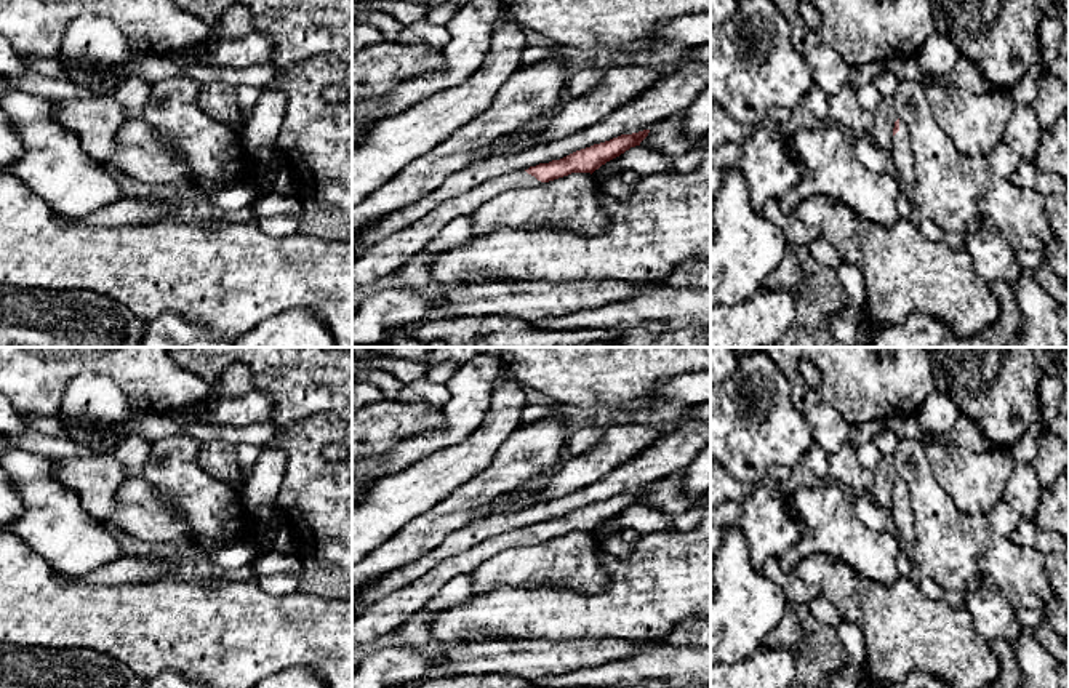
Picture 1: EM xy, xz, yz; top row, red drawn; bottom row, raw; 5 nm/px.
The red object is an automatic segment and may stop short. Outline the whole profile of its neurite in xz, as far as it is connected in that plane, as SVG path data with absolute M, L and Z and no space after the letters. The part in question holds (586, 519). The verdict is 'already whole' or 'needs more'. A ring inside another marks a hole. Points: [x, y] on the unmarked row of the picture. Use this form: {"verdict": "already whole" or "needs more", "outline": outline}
{"verdict": "needs more", "outline": "M650 488L632 493L621 493L610 499L576 509L560 518L539 522L525 530L488 538L470 550L440 562L422 578L402 590L390 592L379 602L370 605L362 614L352 619L352 645L363 645L395 630L453 578L470 573L483 560L498 555L510 547L533 546L571 531L594 531L607 520L619 515L631 506L640 504Z"}

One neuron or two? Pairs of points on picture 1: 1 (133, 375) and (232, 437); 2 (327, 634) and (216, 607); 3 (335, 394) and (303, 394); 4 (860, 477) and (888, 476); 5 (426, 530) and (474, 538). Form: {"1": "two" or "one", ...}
{"1": "two", "2": "one", "3": "one", "4": "two", "5": "two"}

